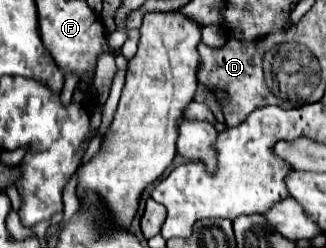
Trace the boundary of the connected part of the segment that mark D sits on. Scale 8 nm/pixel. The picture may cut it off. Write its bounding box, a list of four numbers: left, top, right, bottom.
[198,35,292,127]

